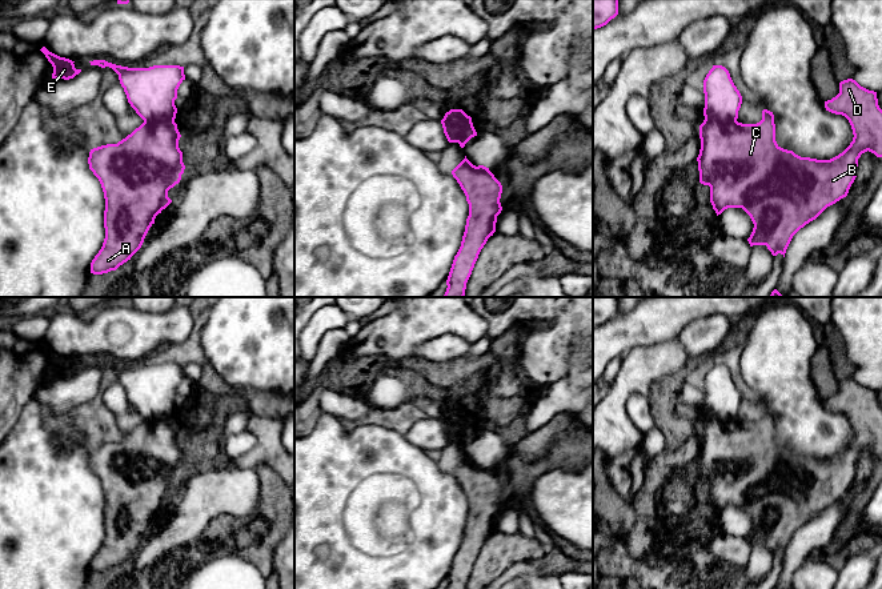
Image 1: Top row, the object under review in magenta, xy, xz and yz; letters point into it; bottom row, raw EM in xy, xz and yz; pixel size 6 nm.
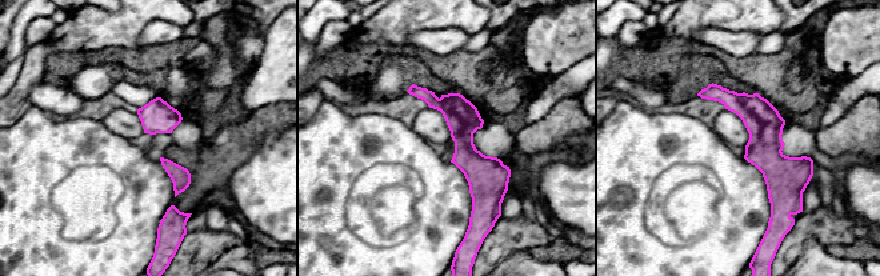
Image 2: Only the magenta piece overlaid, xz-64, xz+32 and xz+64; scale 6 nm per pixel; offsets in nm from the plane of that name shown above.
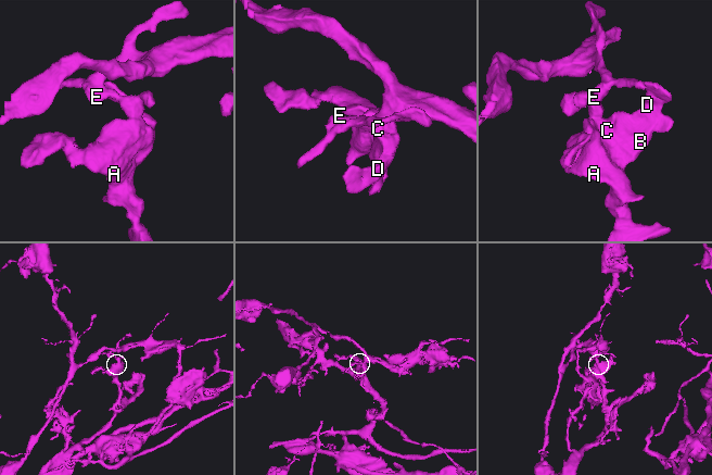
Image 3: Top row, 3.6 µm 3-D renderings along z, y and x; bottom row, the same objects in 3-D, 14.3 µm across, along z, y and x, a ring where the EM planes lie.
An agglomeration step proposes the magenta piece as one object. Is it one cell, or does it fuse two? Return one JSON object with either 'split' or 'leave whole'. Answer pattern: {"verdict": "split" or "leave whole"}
{"verdict": "split"}

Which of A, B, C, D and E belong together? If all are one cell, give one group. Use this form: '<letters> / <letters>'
A B C D / E

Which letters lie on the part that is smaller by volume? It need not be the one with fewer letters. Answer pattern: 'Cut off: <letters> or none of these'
Cut off: A, B, C, D

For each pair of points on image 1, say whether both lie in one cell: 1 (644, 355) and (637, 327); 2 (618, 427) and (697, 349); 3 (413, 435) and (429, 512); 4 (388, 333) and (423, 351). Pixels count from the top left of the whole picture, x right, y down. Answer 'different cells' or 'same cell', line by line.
1: different cells
2: different cells
3: different cells
4: different cells

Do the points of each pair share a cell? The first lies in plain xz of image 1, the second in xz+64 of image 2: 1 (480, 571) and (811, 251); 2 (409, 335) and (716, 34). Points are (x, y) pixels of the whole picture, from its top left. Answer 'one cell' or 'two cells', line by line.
1: two cells
2: two cells

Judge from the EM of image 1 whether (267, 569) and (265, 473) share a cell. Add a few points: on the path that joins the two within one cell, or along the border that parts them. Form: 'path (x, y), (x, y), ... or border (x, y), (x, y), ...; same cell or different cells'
path (267, 545), (275, 535), (275, 497); same cell

